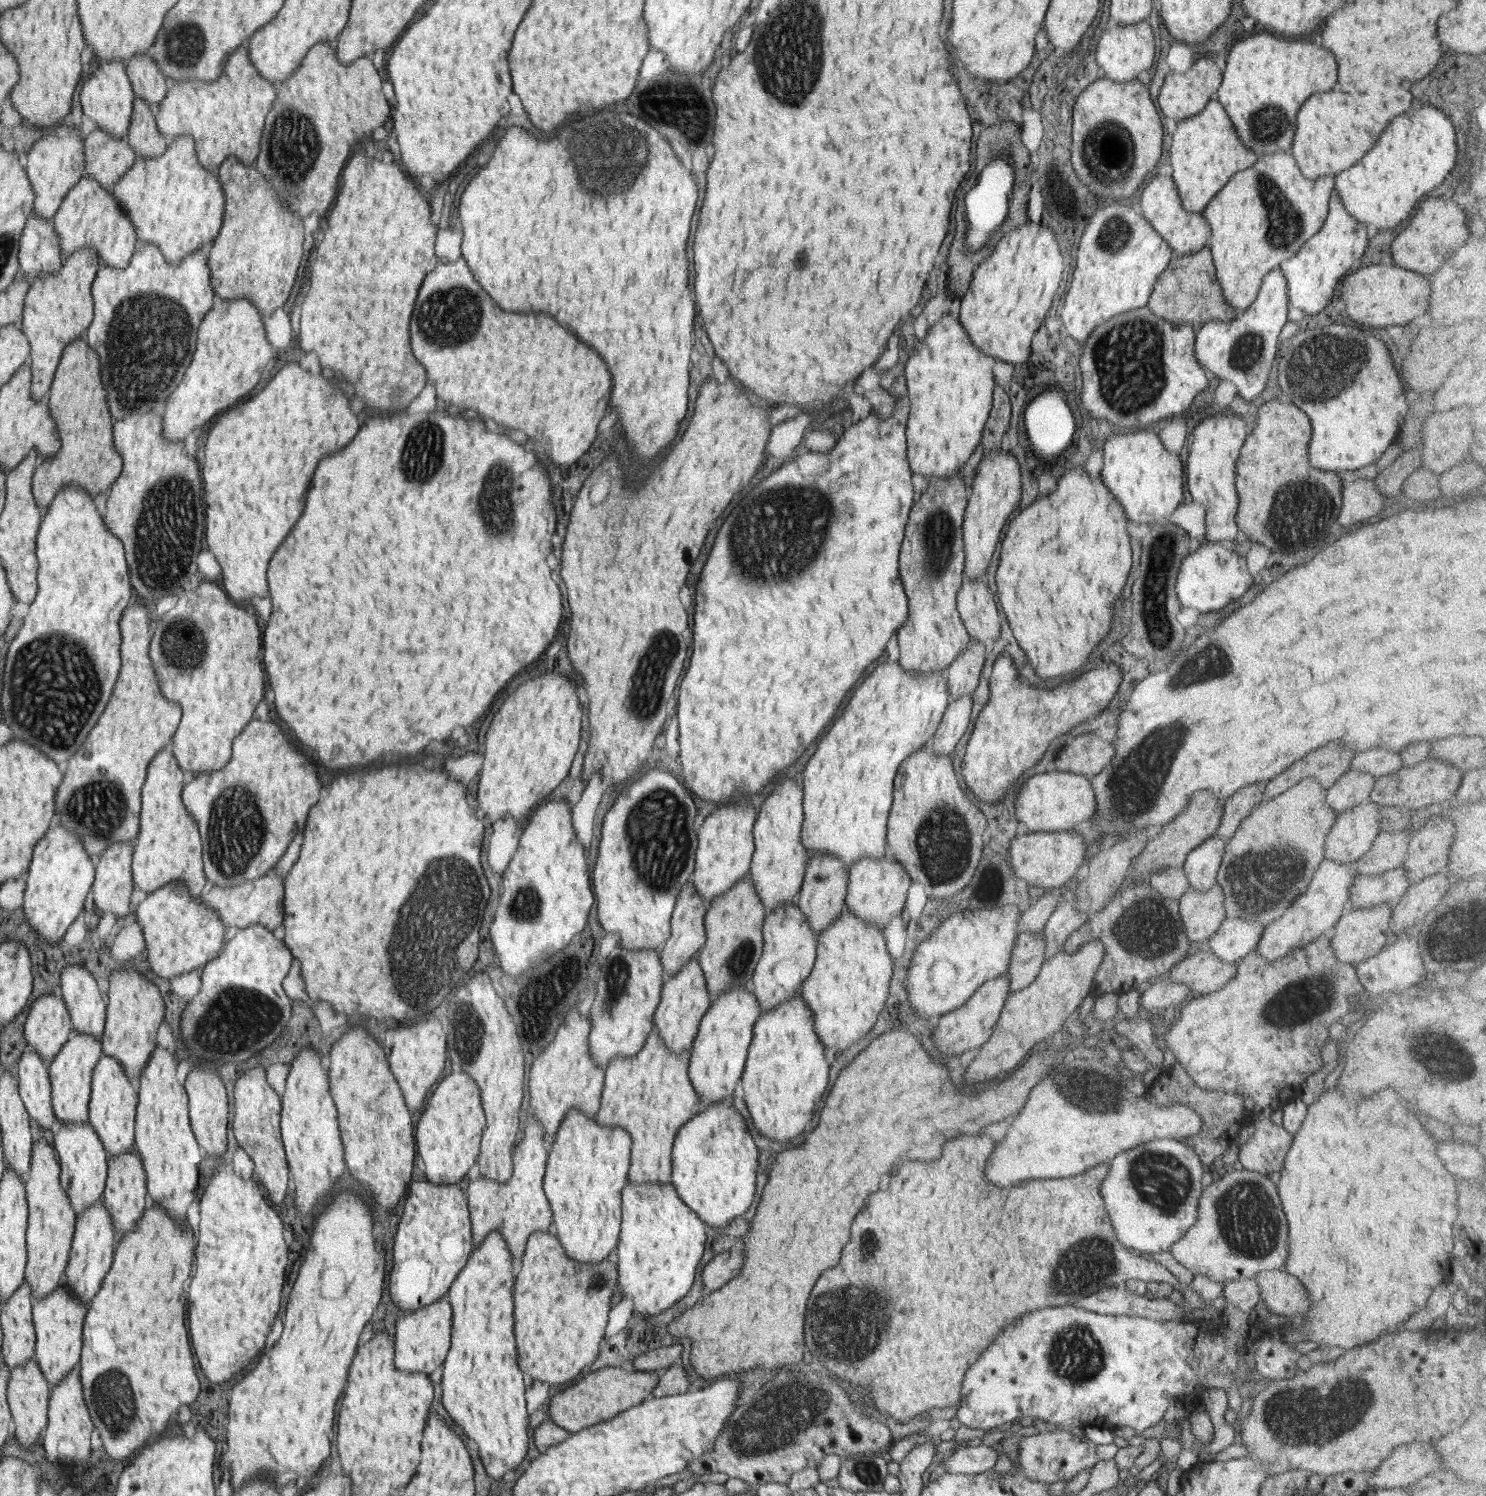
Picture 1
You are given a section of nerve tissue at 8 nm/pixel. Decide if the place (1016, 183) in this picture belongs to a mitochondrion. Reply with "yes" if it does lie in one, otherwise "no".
no

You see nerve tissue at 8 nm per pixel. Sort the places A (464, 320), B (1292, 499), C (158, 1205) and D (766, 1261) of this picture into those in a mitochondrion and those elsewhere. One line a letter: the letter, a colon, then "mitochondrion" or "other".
A: mitochondrion
B: mitochondrion
C: other
D: other

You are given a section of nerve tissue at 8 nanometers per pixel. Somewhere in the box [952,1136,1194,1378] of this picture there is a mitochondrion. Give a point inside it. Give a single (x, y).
(1092, 1261)

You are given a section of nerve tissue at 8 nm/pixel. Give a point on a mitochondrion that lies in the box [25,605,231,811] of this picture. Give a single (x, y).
(182, 647)

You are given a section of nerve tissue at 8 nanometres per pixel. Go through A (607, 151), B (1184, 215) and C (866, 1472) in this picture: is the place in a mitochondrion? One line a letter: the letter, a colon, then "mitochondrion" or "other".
A: mitochondrion
B: other
C: mitochondrion

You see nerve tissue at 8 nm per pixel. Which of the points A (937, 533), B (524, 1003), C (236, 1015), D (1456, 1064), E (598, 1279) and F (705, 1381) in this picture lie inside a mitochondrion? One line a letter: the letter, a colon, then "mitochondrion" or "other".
A: mitochondrion
B: other
C: mitochondrion
D: mitochondrion
E: mitochondrion
F: other

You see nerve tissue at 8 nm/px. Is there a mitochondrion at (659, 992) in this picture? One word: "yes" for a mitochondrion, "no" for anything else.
no

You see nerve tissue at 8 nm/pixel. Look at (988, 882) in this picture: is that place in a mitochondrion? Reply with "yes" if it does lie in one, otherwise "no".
yes

